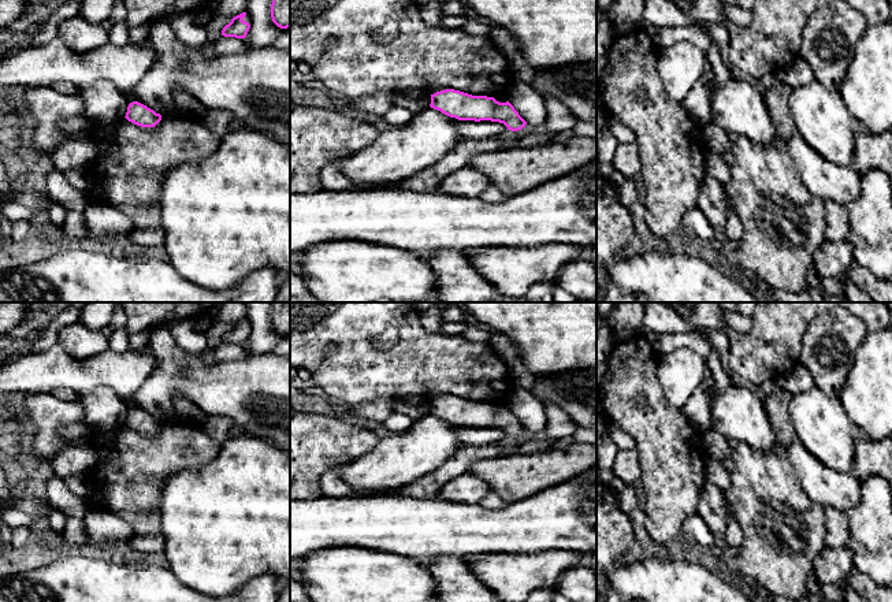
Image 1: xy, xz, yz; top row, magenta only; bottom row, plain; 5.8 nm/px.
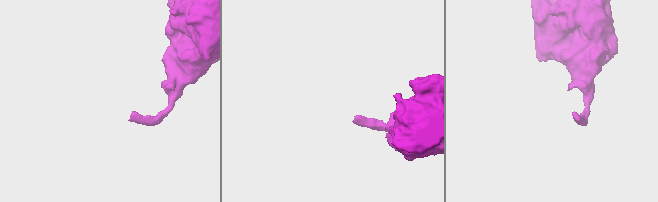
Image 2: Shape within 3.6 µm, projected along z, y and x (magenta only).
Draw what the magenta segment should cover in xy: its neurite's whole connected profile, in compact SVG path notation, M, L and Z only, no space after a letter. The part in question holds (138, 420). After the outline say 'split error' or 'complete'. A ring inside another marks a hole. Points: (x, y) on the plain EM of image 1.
M138 408L129 410L124 424L141 434L155 434L161 427L160 420L156 420L153 416Z; complete

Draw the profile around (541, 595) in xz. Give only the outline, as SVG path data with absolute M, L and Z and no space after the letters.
M549 588L538 590L538 591L534 591L527 598L525 602L553 602L554 595L555 595L554 590L549 590Z

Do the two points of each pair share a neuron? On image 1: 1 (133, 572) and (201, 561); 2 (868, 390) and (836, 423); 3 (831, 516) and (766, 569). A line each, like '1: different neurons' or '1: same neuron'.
1: different neurons
2: different neurons
3: different neurons

